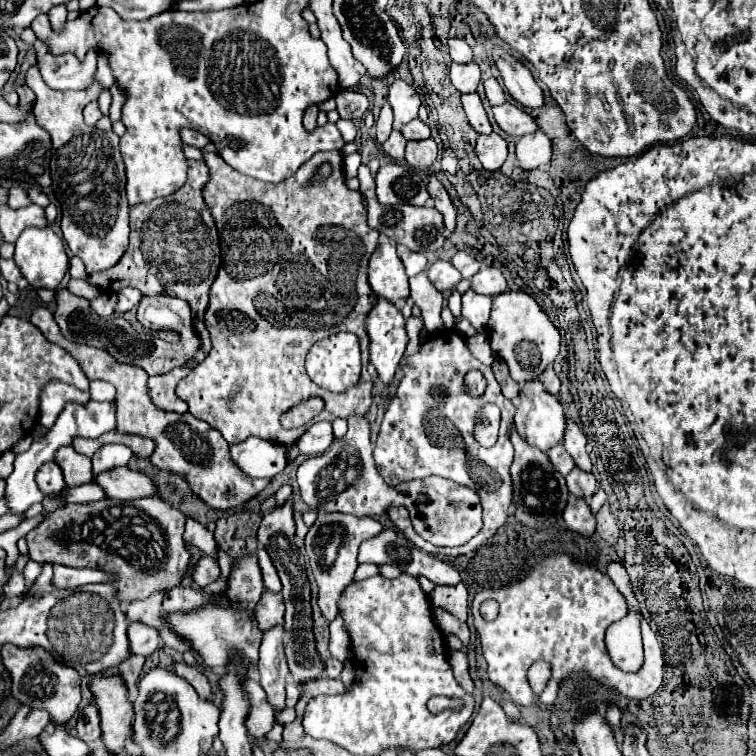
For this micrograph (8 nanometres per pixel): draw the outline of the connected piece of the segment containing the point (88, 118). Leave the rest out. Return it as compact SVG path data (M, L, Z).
M93 101L93 103L89 103L83 110L84 121L89 126L94 126L101 117L103 117L103 113L99 111L99 107L97 107L97 101Z

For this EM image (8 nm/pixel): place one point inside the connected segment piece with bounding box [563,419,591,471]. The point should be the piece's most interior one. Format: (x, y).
(575, 441)

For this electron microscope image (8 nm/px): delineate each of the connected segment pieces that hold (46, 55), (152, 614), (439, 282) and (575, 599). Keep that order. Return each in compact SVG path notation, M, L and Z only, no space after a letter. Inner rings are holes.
M39 39L35 41L35 51L41 77L51 89L85 89L93 81L93 73L97 67L95 51L89 51L85 61L77 61L71 53L55 57L47 51L47 47L43 47L43 43L39 43Z
M157 591L157 593L153 593L149 599L145 599L145 601L141 601L141 603L139 603L139 601L130 603L127 617L129 617L131 621L141 619L143 623L149 623L151 627L155 627L155 629L159 631L159 629L161 629L159 613L161 613L161 601L163 601L165 593L167 593L167 591ZM139 609L141 609L141 613L139 613Z
M435 261L429 271L427 271L429 281L433 283L435 289L439 289L441 293L451 291L457 287L457 283L461 281L459 271L455 271L455 267L449 261Z
M569 555L547 557L521 583L513 583L503 589L479 591L473 599L471 613L475 617L483 655L489 663L489 679L519 705L533 706L537 701L552 705L561 679L577 669L589 671L593 679L615 687L629 699L645 699L661 685L661 671L653 671L647 679L645 671L627 673L611 661L605 647L605 631L613 621L617 621L617 617L625 617L629 613L627 599L607 575L593 567L575 563ZM487 599L495 599L499 603L499 615L495 621L485 621L479 613L481 603ZM539 659L551 663L552 674L543 693L534 695L527 681L527 671Z

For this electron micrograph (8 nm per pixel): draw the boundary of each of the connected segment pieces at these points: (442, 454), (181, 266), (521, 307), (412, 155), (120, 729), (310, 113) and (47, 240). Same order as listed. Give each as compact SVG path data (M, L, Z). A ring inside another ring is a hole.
M437 331L435 335L429 335L421 349L407 359L405 377L401 379L397 393L391 401L391 405L385 411L385 417L381 421L379 437L375 443L375 463L381 473L381 477L397 485L401 481L411 479L423 479L427 475L439 475L445 479L451 479L455 483L461 483L465 487L471 487L479 491L481 505L483 505L483 529L465 545L461 547L437 547L433 543L427 543L423 537L419 537L409 521L409 513L403 511L403 521L393 521L393 525L419 549L433 553L433 555L461 555L469 553L481 543L485 543L489 537L495 535L495 531L507 521L509 505L511 505L511 475L509 467L513 463L513 447L509 441L511 423L515 415L515 405L503 397L499 383L493 377L491 367L481 365L467 349L465 339L455 331ZM469 369L479 369L487 379L487 389L481 397L469 397L463 391L463 377ZM437 379L451 379L451 399L445 405L435 403L431 397L431 387L439 383ZM495 403L501 409L501 429L499 439L493 447L481 447L473 439L473 423L475 413L481 405Z
M189 161L187 183L175 191L175 195L153 199L151 203L141 203L131 207L131 243L125 255L111 269L91 273L89 283L101 287L101 291L135 287L143 295L169 295L185 299L193 313L195 329L205 327L207 303L201 295L209 295L209 289L217 277L221 265L219 235L211 211L203 199L203 185L209 179L209 169L205 163Z
M505 291L493 299L491 317L487 323L487 335L491 349L499 359L503 359L509 367L511 377L525 385L531 379L539 379L539 375L555 361L559 355L559 331L537 305L537 301L523 291Z
M429 137L423 141L407 141L405 161L415 169L429 169L437 158L437 143Z
M119 675L99 677L89 683L93 691L101 721L103 721L103 743L111 753L123 751L127 739L131 739L131 703L127 701L127 689Z
M311 105L311 107L307 107L307 111L305 111L305 115L303 115L303 127L307 129L307 131L313 131L313 129L317 129L317 105Z
M51 227L23 231L15 243L13 259L33 291L57 289L69 271L65 243Z

